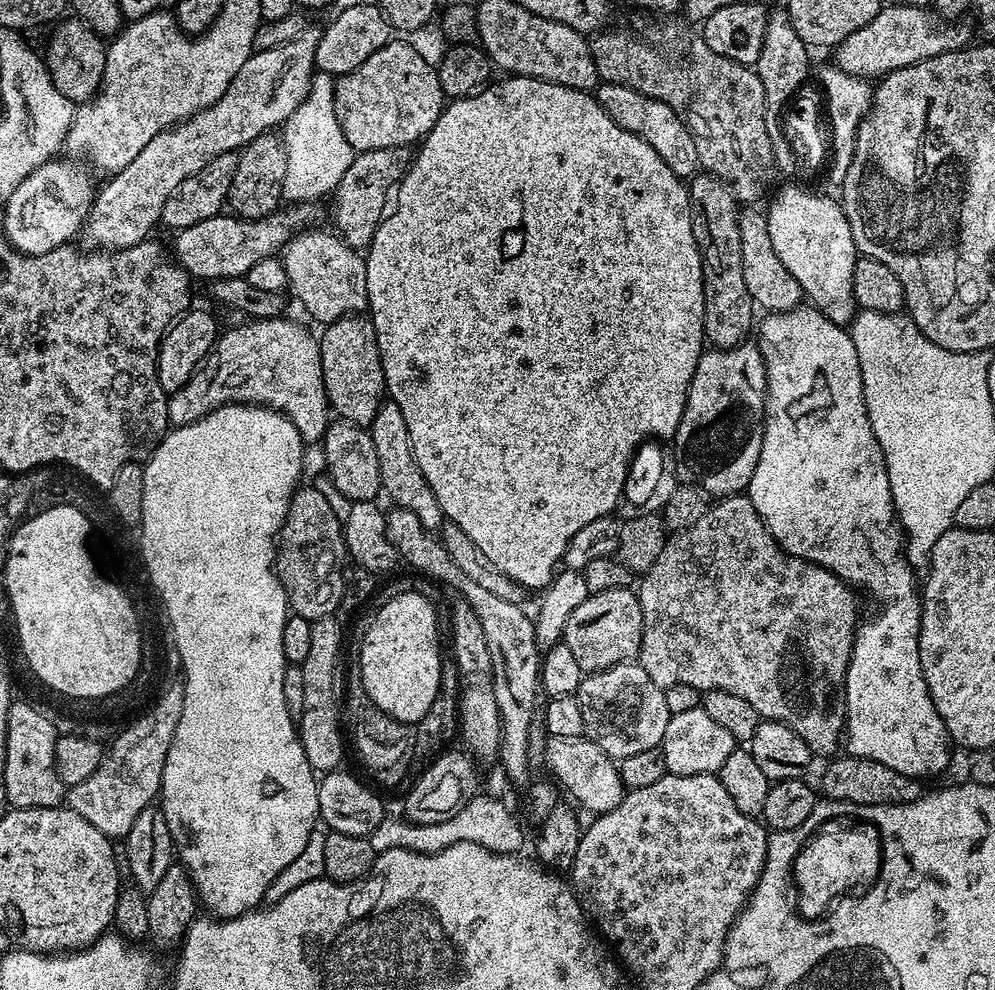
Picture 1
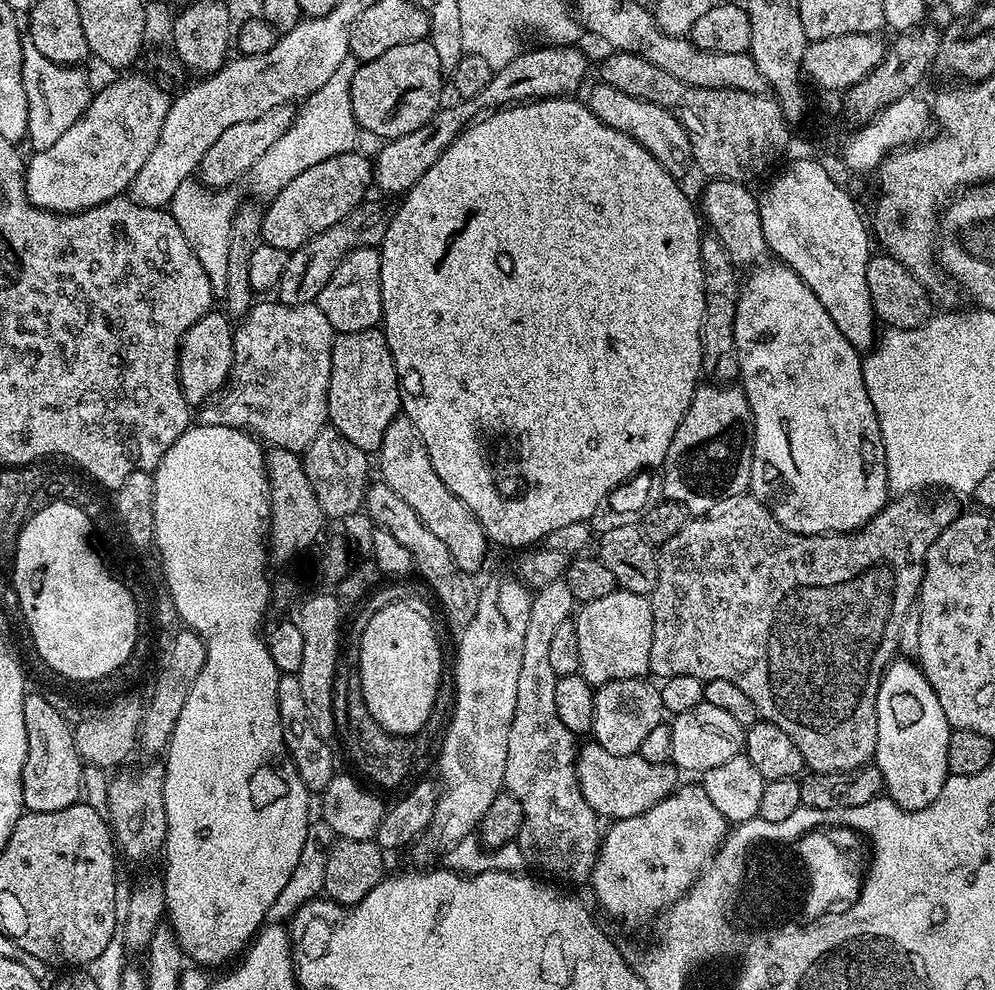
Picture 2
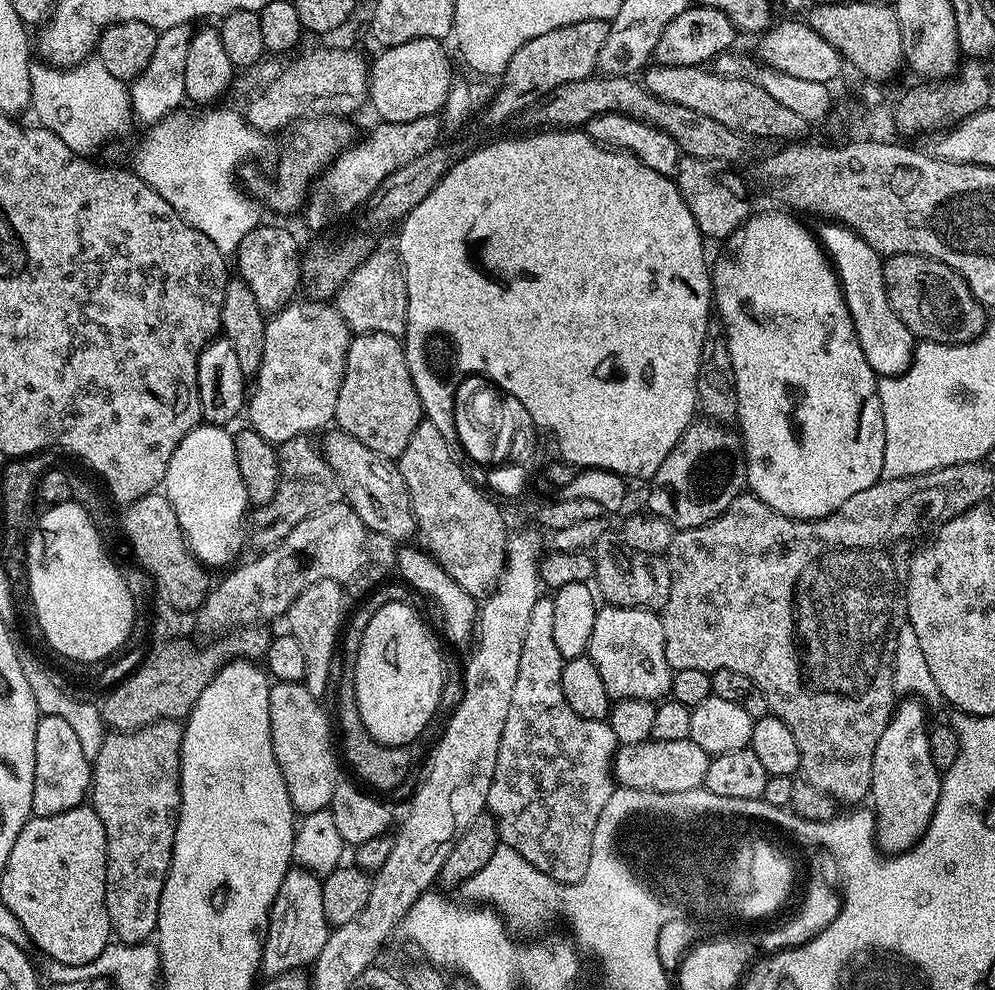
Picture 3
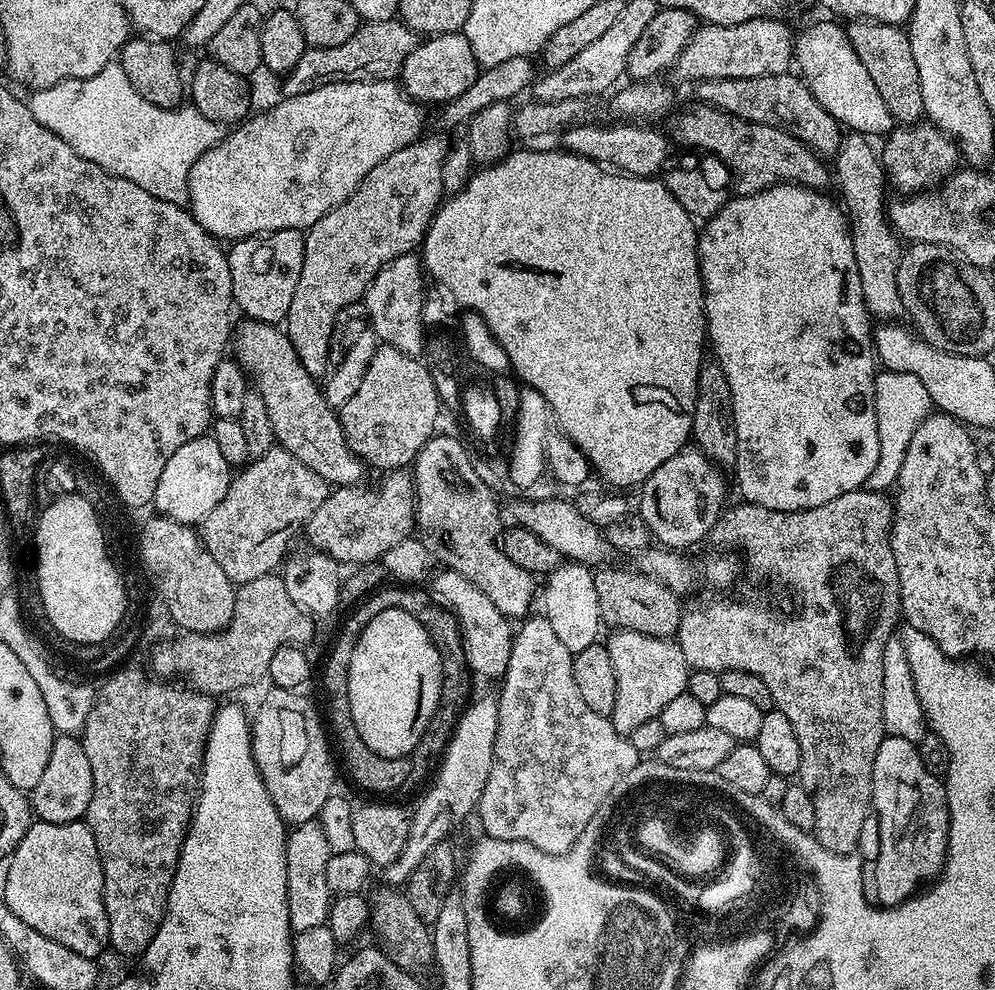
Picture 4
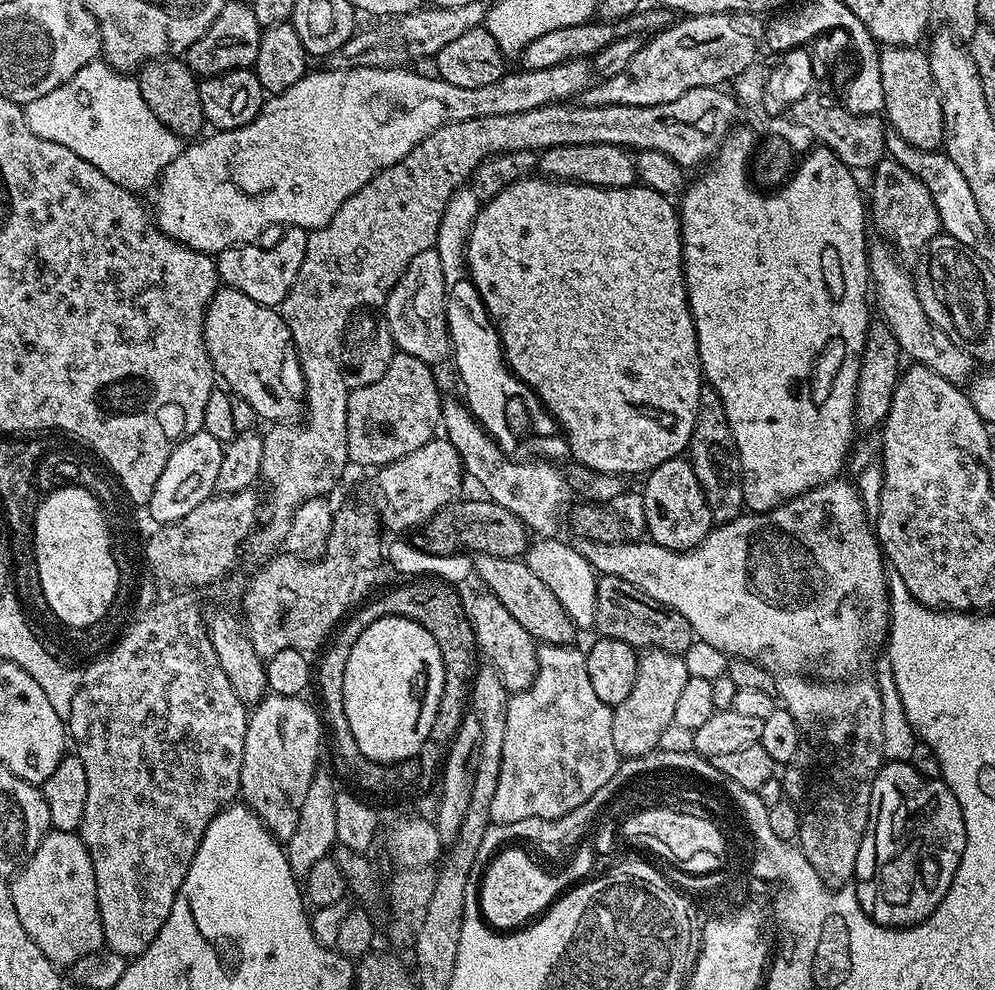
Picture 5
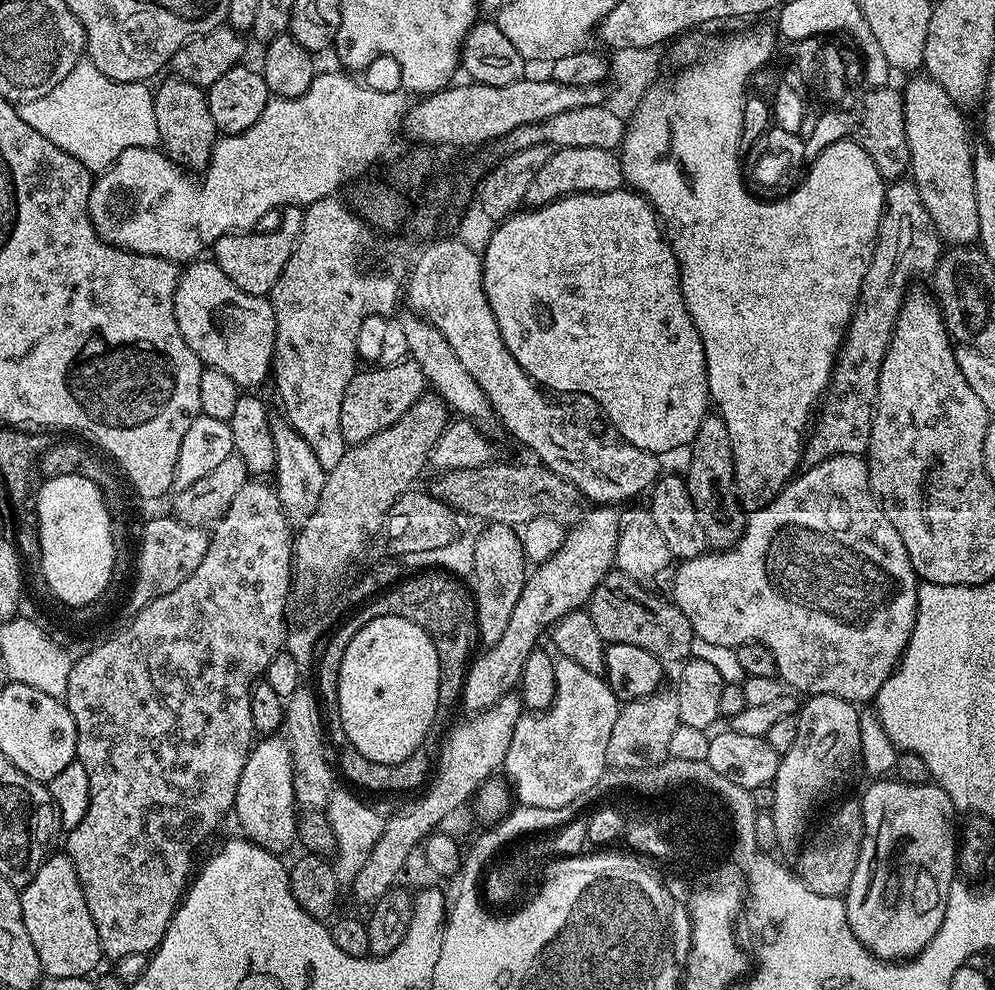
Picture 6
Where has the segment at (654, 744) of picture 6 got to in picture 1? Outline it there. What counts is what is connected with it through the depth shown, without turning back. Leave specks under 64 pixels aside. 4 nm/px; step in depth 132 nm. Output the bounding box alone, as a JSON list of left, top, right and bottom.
[562,587,642,674]

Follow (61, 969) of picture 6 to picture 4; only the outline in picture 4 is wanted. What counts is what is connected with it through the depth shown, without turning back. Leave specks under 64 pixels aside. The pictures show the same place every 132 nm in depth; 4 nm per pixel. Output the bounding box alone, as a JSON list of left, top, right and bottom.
[2,820,109,958]

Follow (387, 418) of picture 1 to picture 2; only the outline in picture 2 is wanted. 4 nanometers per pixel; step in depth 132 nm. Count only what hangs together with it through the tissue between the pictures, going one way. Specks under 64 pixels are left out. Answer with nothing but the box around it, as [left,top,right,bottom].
[378,414,490,574]

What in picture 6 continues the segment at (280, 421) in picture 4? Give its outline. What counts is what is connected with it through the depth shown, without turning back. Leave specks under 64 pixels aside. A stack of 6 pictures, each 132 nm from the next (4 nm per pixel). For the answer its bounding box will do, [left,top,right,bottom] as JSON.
[174,258,276,390]

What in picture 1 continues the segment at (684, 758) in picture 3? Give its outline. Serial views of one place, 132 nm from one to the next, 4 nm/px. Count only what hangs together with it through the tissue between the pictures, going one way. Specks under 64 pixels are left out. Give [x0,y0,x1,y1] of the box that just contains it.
[544,736,626,814]

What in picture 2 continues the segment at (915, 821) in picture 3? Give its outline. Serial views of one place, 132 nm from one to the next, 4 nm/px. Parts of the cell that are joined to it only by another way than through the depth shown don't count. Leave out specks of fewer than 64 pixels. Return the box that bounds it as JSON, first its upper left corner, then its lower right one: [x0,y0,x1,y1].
[874,658,953,812]

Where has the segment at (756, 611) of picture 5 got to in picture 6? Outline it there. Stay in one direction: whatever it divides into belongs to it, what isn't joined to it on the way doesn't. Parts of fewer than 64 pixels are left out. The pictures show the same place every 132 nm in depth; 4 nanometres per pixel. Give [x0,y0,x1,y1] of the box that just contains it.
[670,454,920,702]

